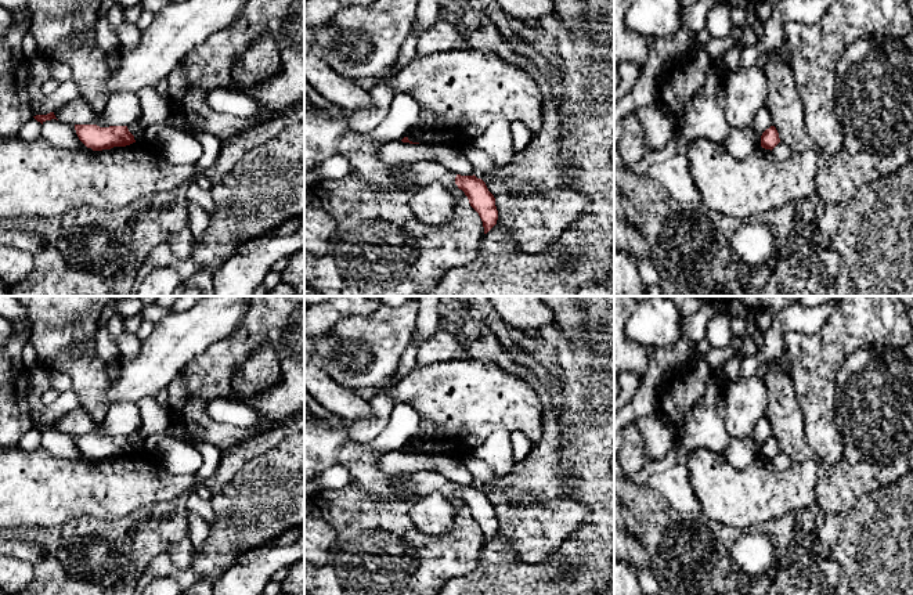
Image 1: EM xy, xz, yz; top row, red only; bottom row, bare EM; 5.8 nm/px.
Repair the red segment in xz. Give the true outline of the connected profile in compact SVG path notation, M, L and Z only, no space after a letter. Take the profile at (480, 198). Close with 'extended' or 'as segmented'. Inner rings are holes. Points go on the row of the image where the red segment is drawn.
M456 174L455 184L465 192L470 206L479 213L483 221L484 234L487 234L498 220L494 195L488 191L486 183L481 178L477 178L474 174Z | as segmented

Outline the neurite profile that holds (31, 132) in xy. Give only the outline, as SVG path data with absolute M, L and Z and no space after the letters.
M35 118L28 120L19 130L18 138L33 143L42 138L42 123Z

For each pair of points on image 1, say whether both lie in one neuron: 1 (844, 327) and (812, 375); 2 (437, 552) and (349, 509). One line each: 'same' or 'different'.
1: same
2: same

